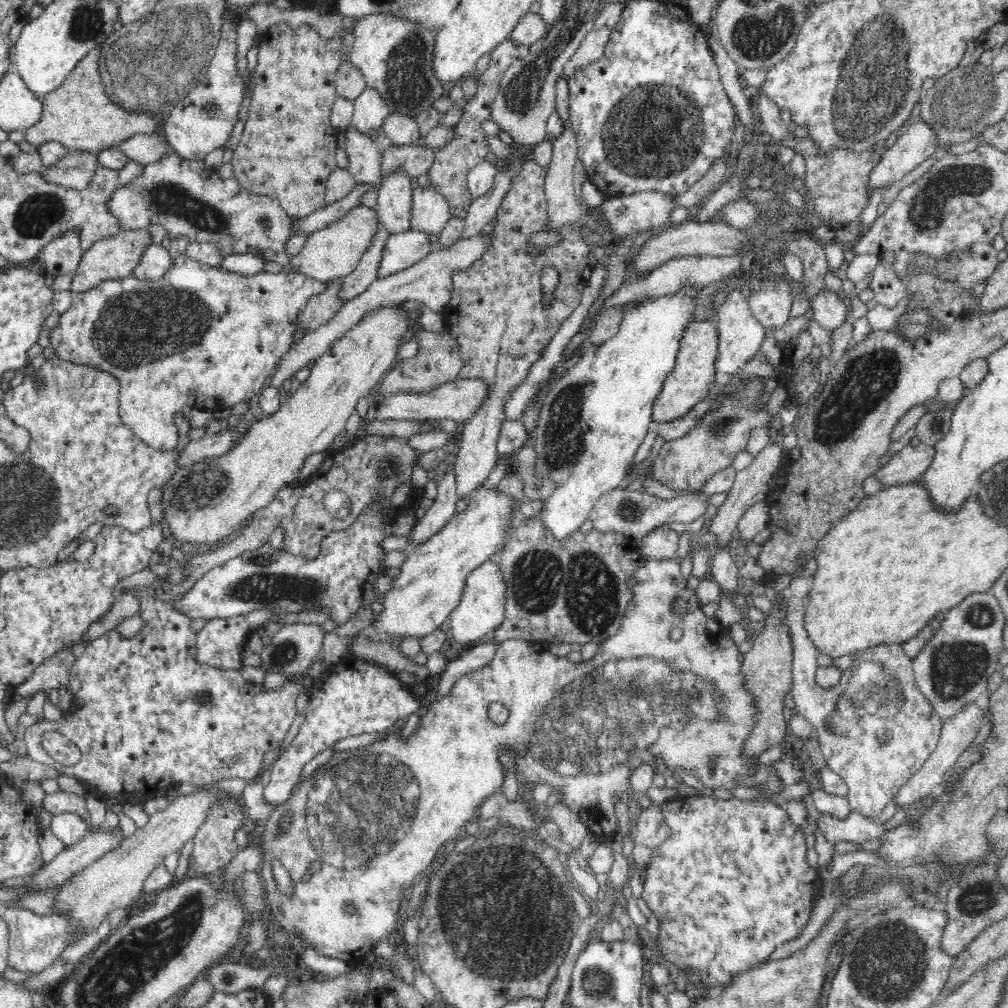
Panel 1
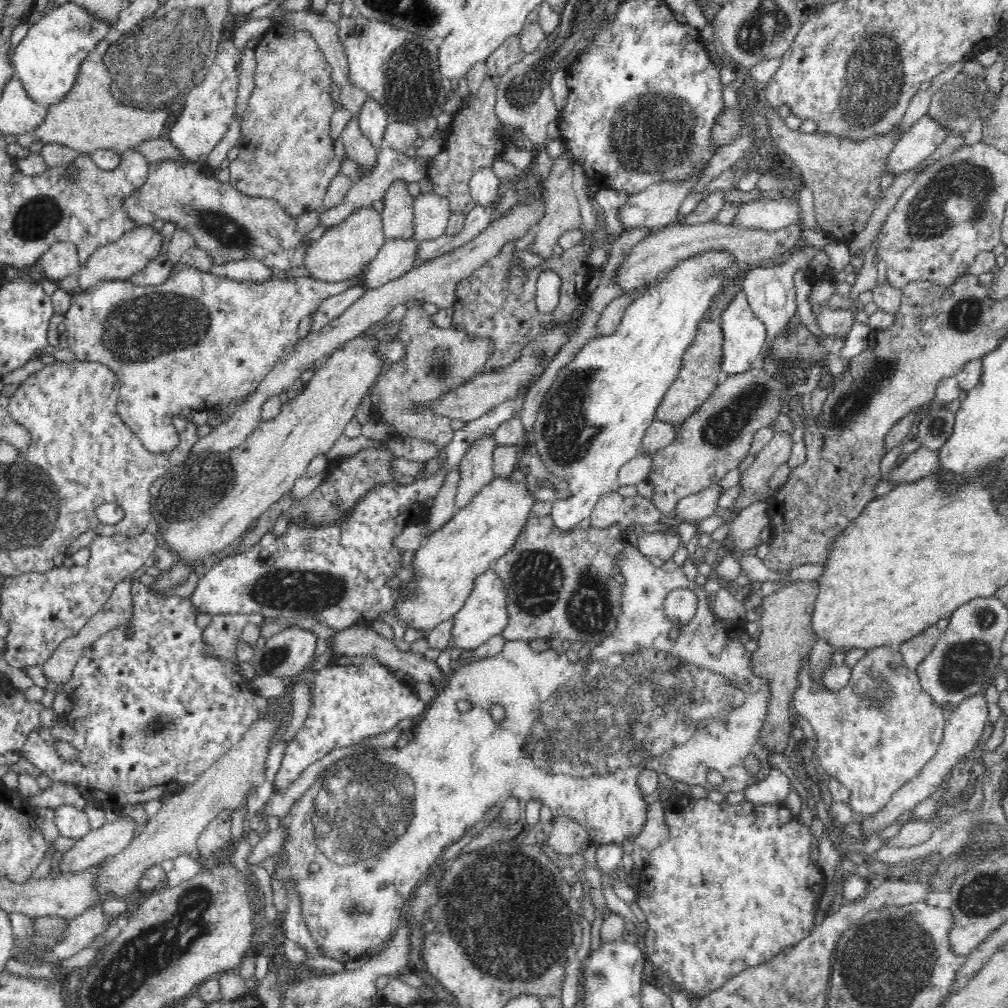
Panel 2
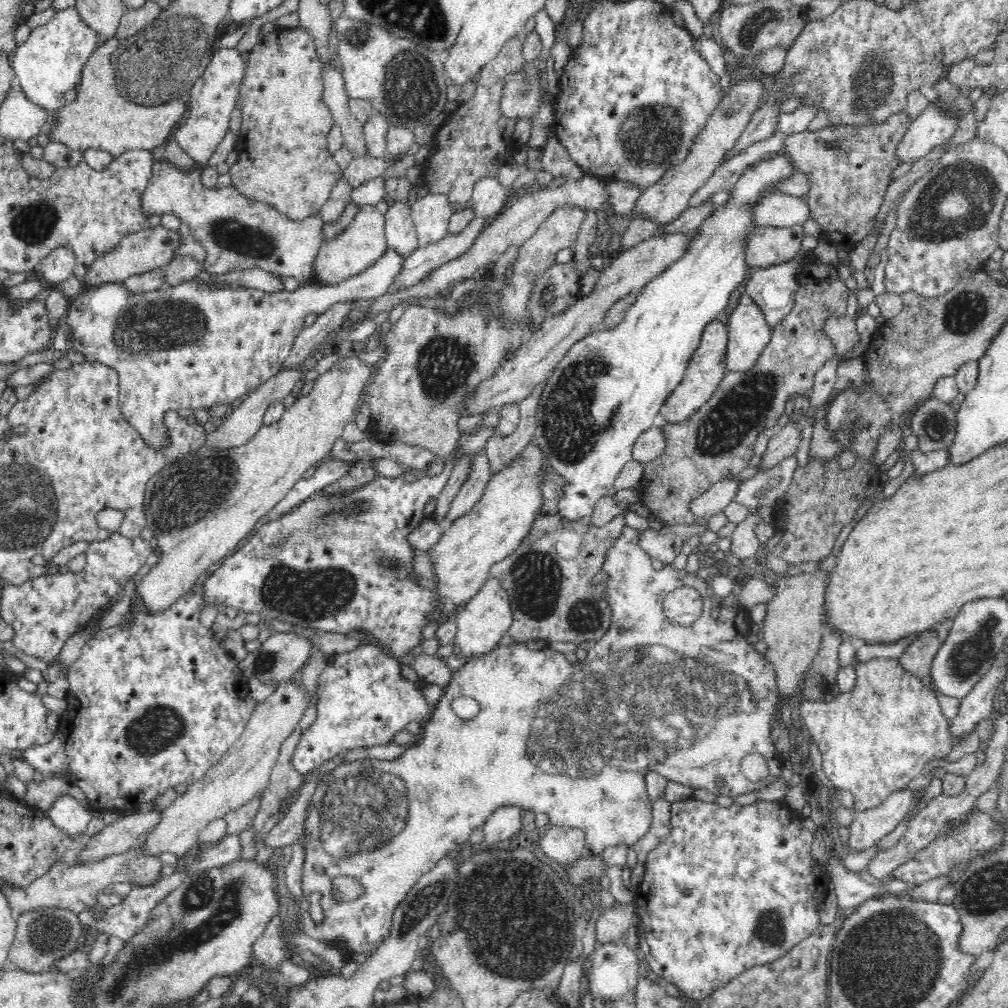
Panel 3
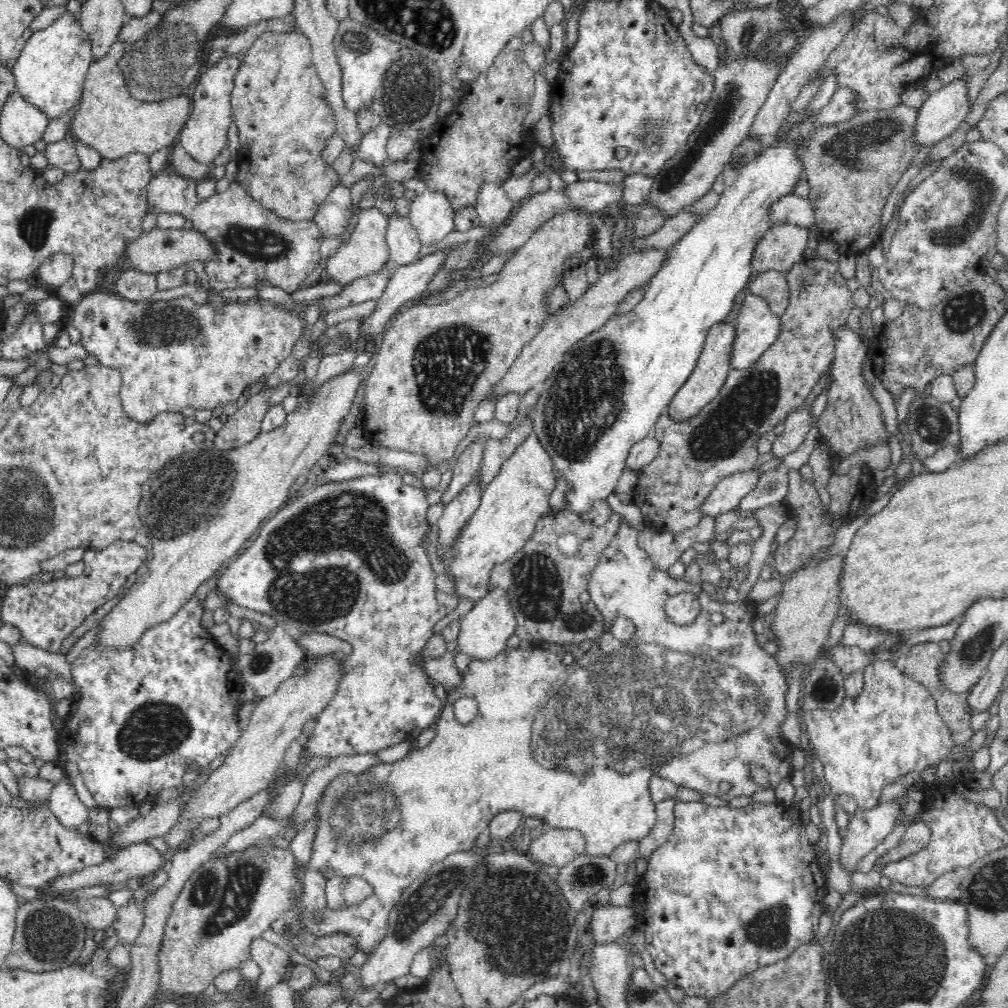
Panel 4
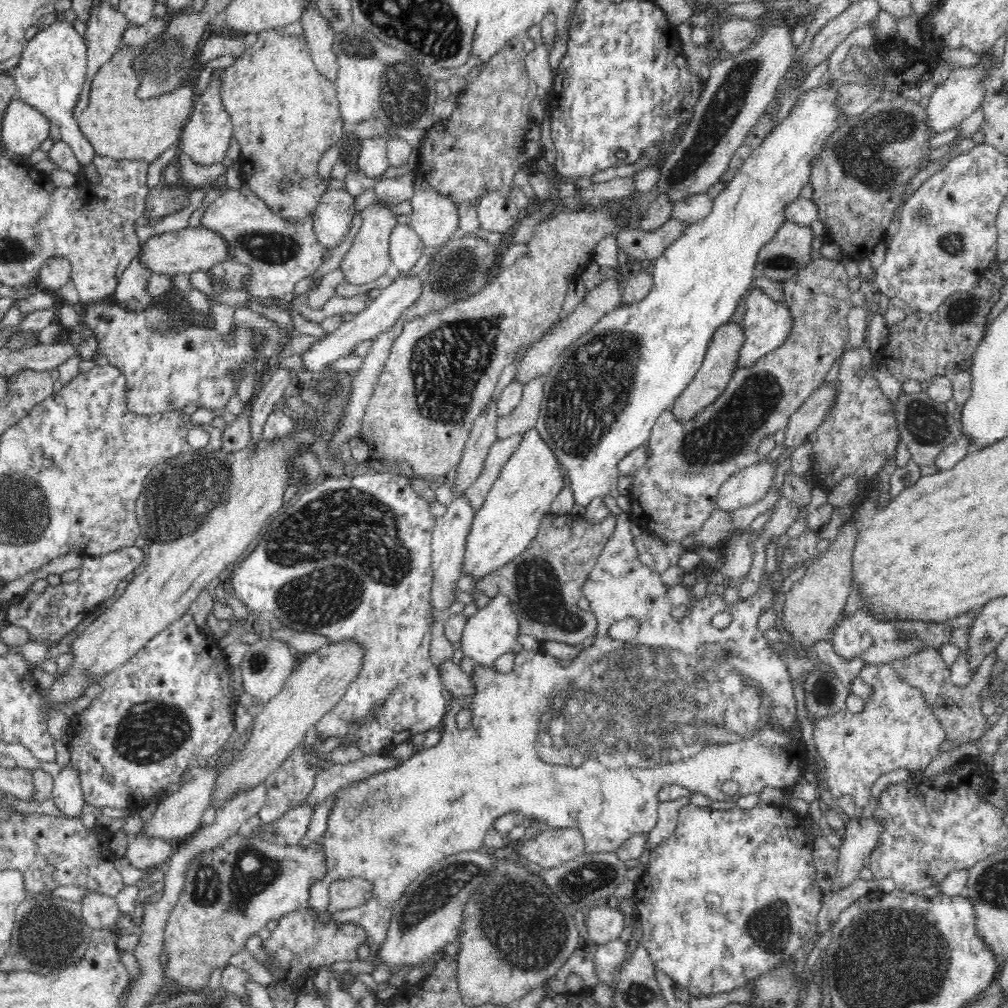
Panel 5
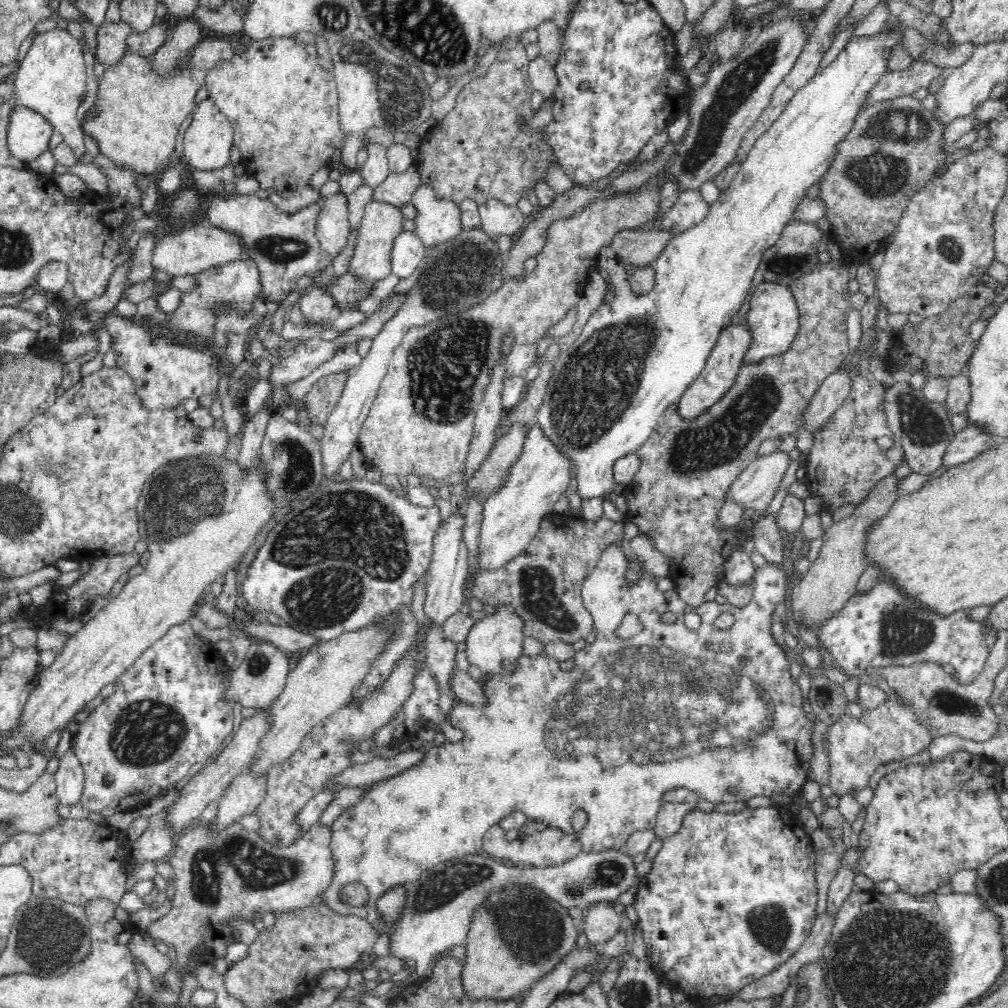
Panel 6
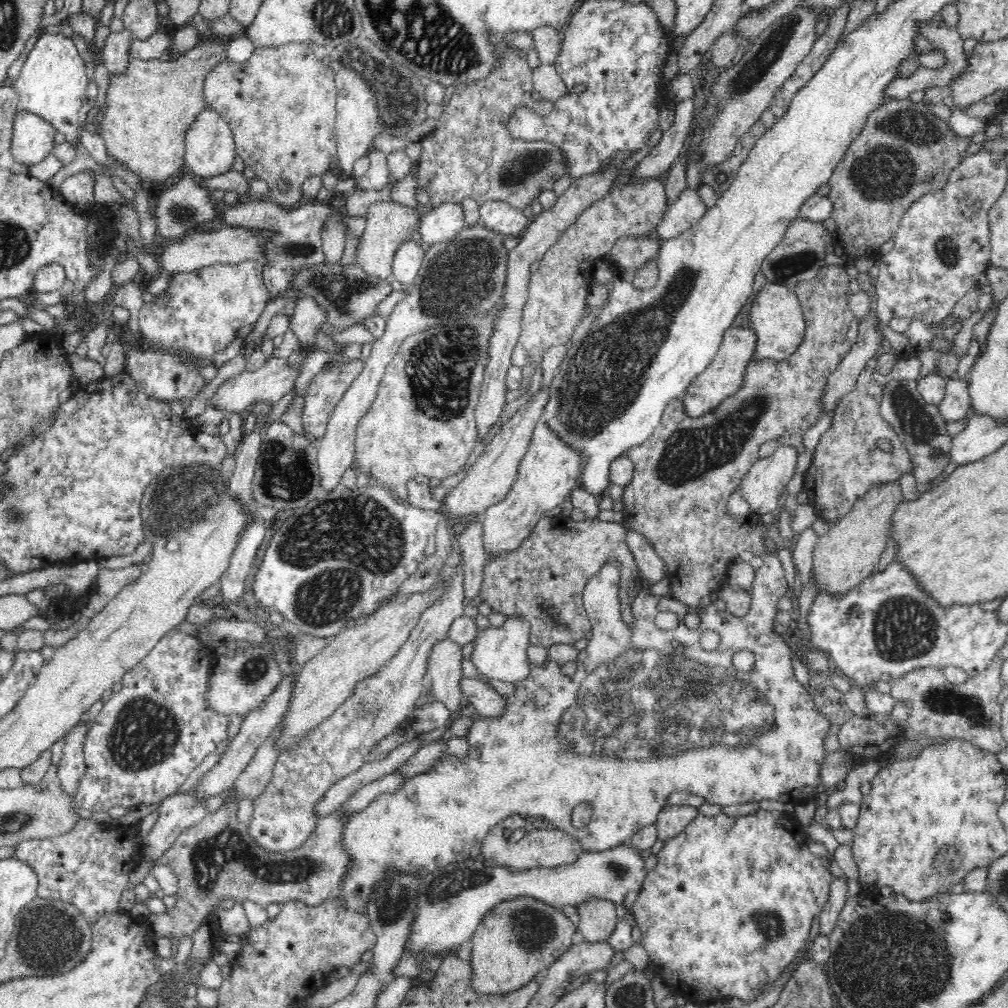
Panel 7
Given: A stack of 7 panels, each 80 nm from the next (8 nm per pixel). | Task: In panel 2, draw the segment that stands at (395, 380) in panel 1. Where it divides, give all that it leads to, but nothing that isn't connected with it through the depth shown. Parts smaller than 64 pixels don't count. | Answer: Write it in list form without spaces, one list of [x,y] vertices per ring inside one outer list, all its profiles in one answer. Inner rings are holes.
[[[411,303],[399,322],[395,324],[396,334],[392,340],[398,341],[404,346],[404,355],[397,362],[390,362],[384,372],[380,372],[367,393],[370,402],[373,420],[382,421],[392,427],[392,432],[401,433],[404,437],[417,438],[424,442],[430,442],[443,456],[449,442],[456,432],[450,427],[451,418],[440,416],[431,411],[431,404],[442,395],[451,393],[455,388],[476,378],[483,364],[491,357],[495,347],[491,338],[475,336],[465,332],[461,326],[452,325],[450,328],[442,328],[436,324],[432,316],[422,311],[420,303]]]

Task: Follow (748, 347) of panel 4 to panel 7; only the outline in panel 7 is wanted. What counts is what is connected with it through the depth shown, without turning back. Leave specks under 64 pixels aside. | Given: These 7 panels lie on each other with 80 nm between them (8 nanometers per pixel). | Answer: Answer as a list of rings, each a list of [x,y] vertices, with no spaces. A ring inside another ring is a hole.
[[[766,283],[756,295],[750,309],[752,328],[757,336],[757,345],[754,360],[774,360],[781,361],[787,359],[789,355],[796,352],[800,346],[805,333],[805,318],[799,298],[792,289],[788,289],[778,284]]]

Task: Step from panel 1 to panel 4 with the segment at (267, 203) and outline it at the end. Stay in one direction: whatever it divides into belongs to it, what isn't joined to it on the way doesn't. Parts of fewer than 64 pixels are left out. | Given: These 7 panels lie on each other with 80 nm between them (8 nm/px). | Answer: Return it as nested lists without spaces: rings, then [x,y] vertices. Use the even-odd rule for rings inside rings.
[[[160,172],[149,182],[149,212],[176,213],[186,216],[194,228],[203,232],[217,249],[216,258],[202,265],[208,283],[216,293],[227,289],[264,286],[280,288],[288,294],[299,289],[299,284],[314,272],[320,260],[323,238],[313,219],[289,221],[254,200],[237,182],[230,183],[226,192],[210,196],[200,202],[196,196],[198,182],[176,174]]]

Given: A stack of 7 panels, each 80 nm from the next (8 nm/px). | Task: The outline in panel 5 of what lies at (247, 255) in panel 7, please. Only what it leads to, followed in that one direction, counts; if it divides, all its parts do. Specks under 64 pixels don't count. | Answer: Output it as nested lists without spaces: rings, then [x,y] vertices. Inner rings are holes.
[[[186,227],[180,230],[153,235],[141,244],[138,254],[141,261],[153,272],[167,275],[190,274],[203,271],[206,273],[211,266],[230,260],[229,244],[221,234],[205,227]]]

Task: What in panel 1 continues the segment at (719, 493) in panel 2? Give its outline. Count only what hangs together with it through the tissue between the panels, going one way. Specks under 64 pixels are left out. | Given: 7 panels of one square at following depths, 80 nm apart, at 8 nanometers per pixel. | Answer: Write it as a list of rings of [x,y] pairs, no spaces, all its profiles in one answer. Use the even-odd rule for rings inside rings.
[[[615,489],[612,492],[605,493],[596,502],[589,519],[594,525],[593,528],[600,532],[622,532],[623,535],[640,538],[640,536],[644,536],[659,527],[660,524],[666,525],[671,522],[687,524],[706,516],[710,502],[711,497],[704,495],[702,492],[664,499],[646,496],[644,492],[632,492],[632,496],[630,496],[628,492],[624,492],[624,489]]]

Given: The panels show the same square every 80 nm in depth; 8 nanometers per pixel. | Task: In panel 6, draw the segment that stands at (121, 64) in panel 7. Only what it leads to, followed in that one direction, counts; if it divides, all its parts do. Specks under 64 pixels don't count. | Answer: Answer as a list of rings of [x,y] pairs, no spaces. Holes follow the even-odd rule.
[[[123,21],[118,24],[106,22],[98,30],[98,60],[106,66],[118,66],[127,53],[127,40],[132,33],[132,28]]]

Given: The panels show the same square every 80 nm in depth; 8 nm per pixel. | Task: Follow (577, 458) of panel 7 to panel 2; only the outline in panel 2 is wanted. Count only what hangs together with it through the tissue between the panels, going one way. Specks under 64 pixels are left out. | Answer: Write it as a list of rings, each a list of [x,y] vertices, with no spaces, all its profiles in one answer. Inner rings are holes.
[[[496,477],[480,490],[480,494],[469,502],[464,510],[457,514],[438,531],[434,531],[427,538],[426,544],[422,544],[416,552],[414,560],[414,572],[418,576],[416,584],[416,596],[412,600],[406,600],[404,604],[398,604],[398,618],[404,622],[412,622],[414,630],[432,631],[442,622],[453,619],[464,606],[469,597],[475,578],[514,548],[517,536],[524,531],[526,522],[533,516],[533,506],[536,506],[537,498],[527,490],[525,481],[512,481],[508,477]]]

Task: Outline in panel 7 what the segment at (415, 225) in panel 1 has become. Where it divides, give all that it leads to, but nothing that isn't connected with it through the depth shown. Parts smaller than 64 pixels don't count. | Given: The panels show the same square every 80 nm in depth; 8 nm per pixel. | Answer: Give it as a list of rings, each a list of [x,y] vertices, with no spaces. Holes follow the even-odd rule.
[[[417,189],[416,198],[418,202],[432,208],[422,214],[419,224],[419,233],[426,244],[453,240],[466,227],[463,208],[459,203],[432,204],[426,189]]]

